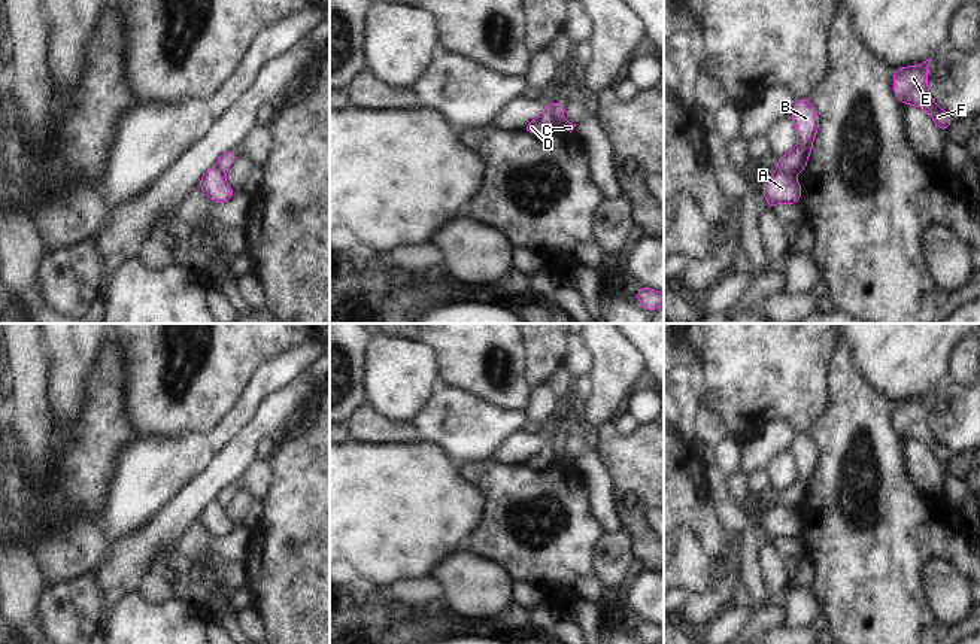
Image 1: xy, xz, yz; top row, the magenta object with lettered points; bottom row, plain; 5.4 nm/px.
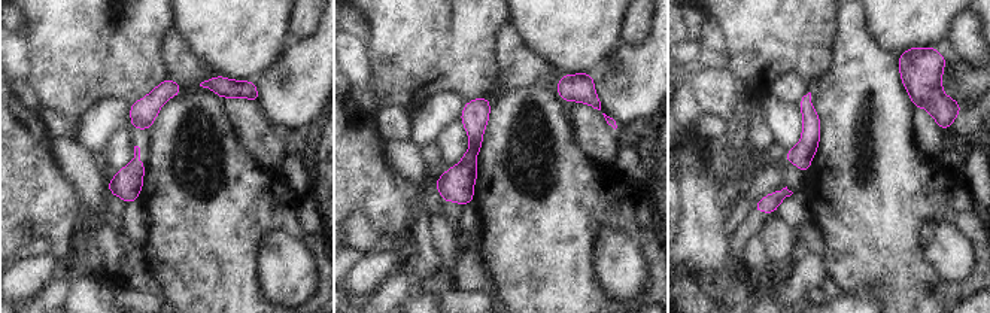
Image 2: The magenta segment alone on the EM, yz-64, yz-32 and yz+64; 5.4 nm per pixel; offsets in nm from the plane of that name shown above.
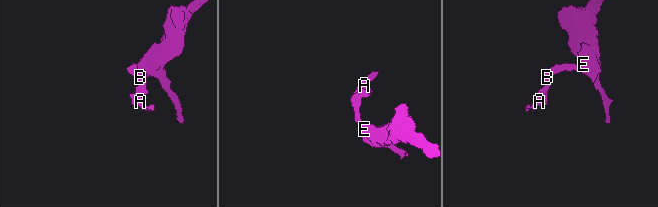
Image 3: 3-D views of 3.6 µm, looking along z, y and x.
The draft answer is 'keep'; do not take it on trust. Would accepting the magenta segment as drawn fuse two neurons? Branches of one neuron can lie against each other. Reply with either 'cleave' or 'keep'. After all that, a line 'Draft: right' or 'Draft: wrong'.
cleave
Draft: wrong

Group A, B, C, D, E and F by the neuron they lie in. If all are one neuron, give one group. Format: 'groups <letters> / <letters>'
groups A D / B C E F

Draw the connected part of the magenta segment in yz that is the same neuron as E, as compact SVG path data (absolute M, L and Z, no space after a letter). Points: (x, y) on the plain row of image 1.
M931 394L920 400L898 401L893 404L893 426L902 438L923 441L935 459L944 467L952 458L952 450L940 443L928 423L928 401Z

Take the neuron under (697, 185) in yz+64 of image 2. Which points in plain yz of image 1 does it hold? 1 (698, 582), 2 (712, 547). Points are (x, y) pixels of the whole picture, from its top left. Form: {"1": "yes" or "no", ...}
{"1": "yes", "2": "no"}

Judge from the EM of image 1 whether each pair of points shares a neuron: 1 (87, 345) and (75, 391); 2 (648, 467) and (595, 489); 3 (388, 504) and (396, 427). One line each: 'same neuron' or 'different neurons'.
1: same neuron
2: different neurons
3: different neurons

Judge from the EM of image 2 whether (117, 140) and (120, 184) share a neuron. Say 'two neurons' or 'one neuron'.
two neurons

